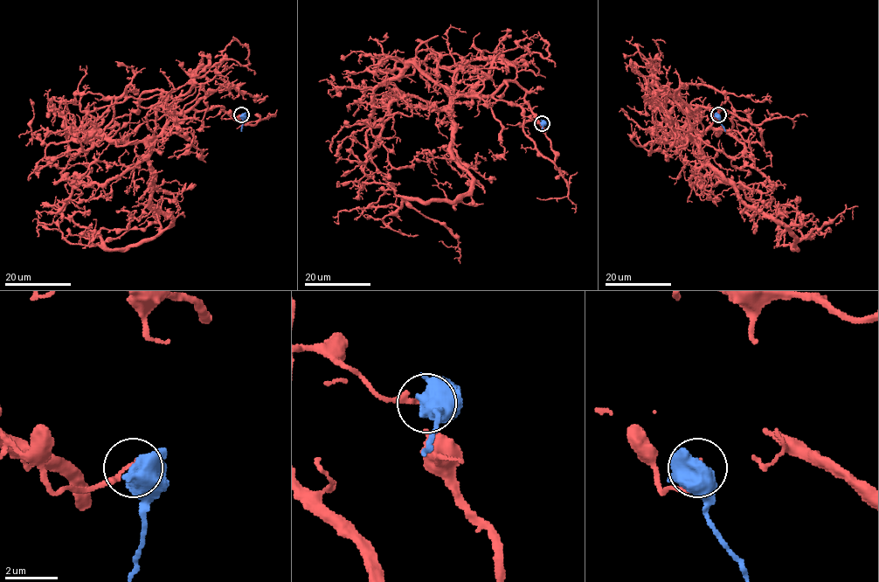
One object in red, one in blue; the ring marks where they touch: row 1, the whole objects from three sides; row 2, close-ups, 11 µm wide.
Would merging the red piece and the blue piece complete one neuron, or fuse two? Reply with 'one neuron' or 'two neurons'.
two neurons

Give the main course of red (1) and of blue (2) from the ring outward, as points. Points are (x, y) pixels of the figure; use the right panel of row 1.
1: (718, 115), (690, 110), (699, 153), (795, 238), (795, 249), (846, 209), (852, 219)
2: (718, 115), (725, 131)

